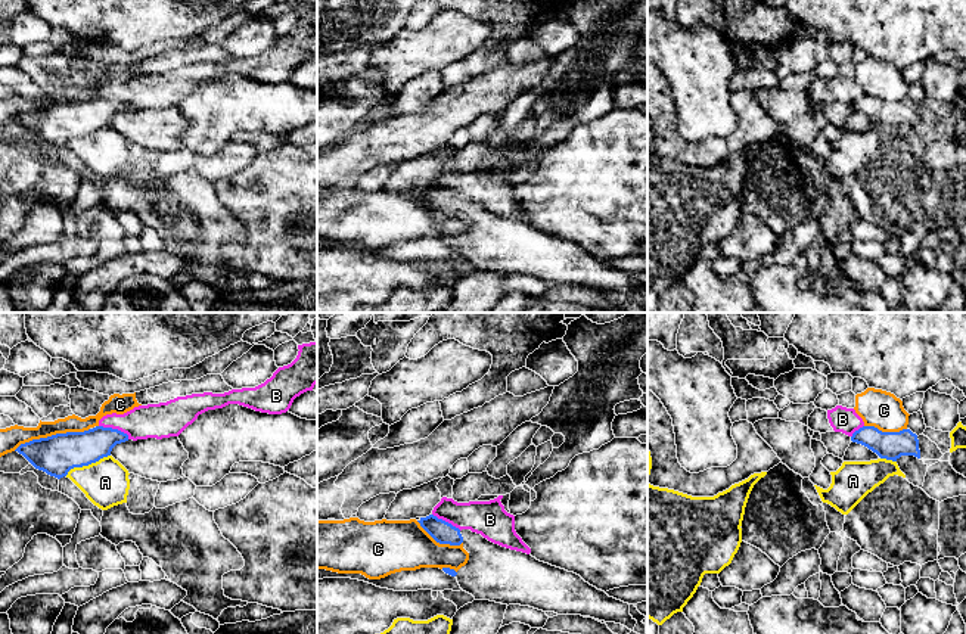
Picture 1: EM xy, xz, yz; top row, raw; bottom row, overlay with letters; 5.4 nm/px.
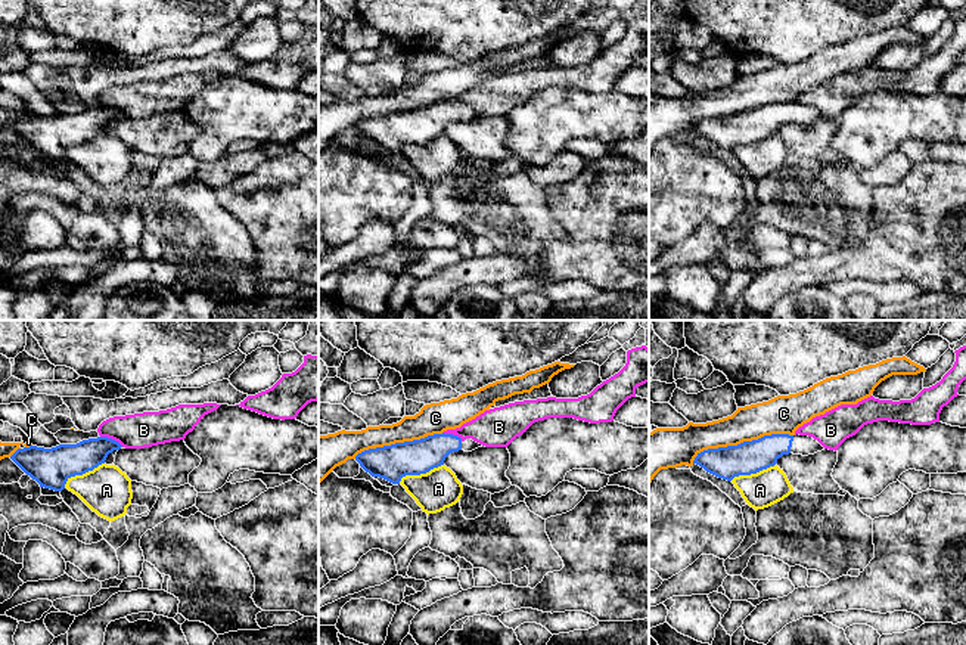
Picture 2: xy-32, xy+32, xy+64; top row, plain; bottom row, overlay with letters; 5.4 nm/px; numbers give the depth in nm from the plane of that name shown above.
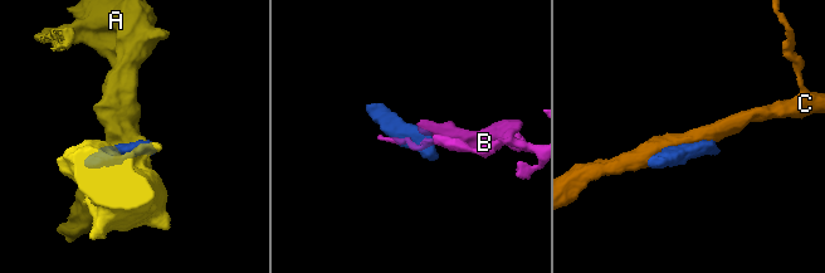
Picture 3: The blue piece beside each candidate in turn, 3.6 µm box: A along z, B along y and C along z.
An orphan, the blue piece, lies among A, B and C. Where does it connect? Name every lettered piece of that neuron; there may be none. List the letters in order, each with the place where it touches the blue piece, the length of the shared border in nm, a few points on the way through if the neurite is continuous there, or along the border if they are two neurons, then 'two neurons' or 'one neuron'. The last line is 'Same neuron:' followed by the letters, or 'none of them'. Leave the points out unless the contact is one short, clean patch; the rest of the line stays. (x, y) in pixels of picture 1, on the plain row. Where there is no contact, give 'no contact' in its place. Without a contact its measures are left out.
A: xy (87, 134) | 280 nm | along xy (109, 124), (87, 134), (74, 136), (65, 145) | two neurons
B: xy (115, 99) | 180 nm | along xy (99, 95), (117, 98), (129, 108) | two neurons
C: xy (52, 105) | 440 nm | two neurons
Same neuron: none of them

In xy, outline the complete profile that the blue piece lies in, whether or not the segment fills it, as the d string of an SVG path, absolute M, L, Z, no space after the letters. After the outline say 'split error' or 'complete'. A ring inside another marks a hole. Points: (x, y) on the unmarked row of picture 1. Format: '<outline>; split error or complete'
M96 96L84 102L32 109L21 114L15 121L22 124L35 139L60 149L74 137L88 136L111 125L112 118L125 111L128 111L127 103Z; complete

